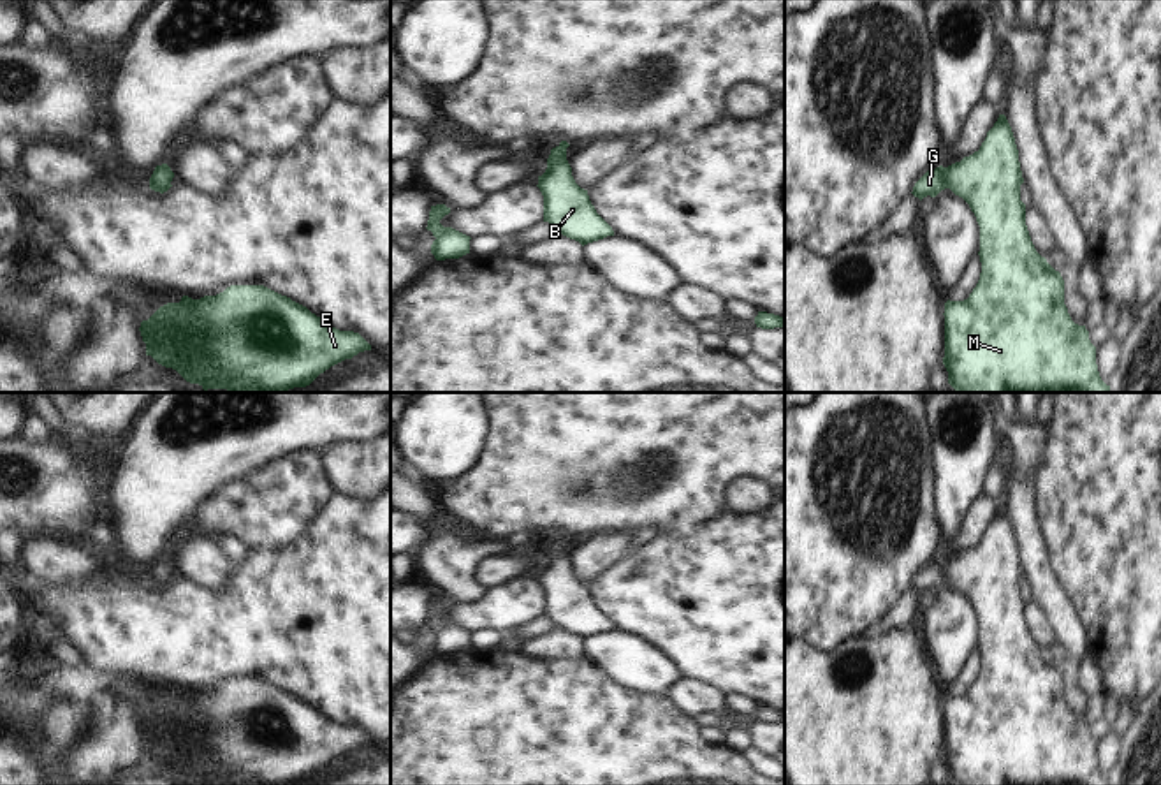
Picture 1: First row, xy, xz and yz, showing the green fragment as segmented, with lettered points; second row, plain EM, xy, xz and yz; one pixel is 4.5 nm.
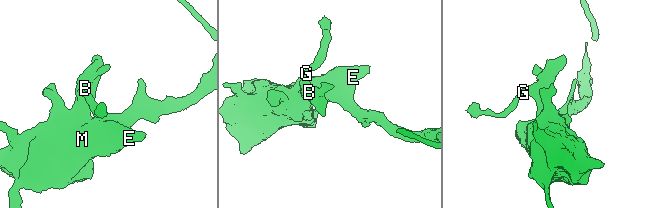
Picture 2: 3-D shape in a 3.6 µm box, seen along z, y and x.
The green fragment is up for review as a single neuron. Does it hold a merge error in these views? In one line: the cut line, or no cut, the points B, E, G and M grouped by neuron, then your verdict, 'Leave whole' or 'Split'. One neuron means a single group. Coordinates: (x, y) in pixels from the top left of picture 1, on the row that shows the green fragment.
No split. Groups: B E G M. Leave whole.

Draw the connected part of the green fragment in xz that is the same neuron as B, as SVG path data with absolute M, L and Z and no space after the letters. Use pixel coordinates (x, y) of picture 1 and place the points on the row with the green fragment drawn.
M561 141L551 150L547 169L538 176L538 188L544 195L544 222L582 246L607 236L614 236L612 227L596 213L588 190L580 188L566 160L566 148Z

